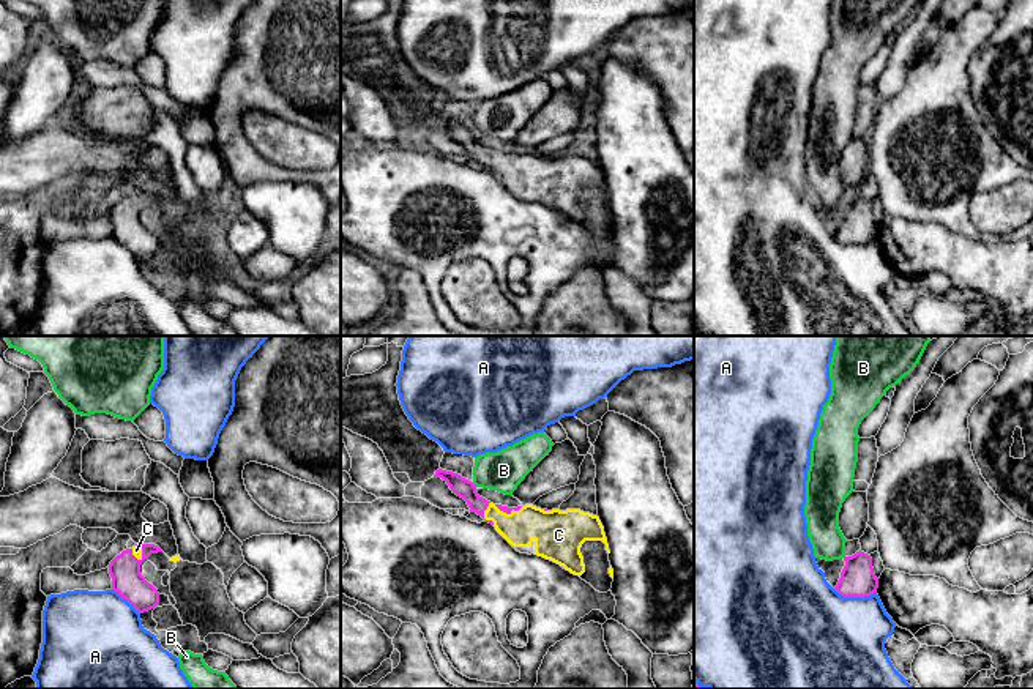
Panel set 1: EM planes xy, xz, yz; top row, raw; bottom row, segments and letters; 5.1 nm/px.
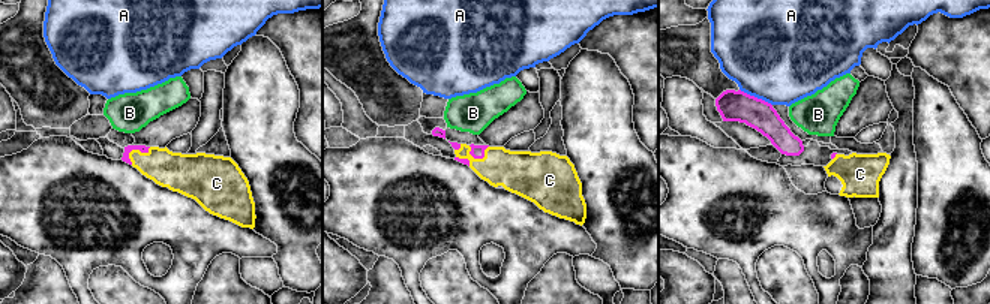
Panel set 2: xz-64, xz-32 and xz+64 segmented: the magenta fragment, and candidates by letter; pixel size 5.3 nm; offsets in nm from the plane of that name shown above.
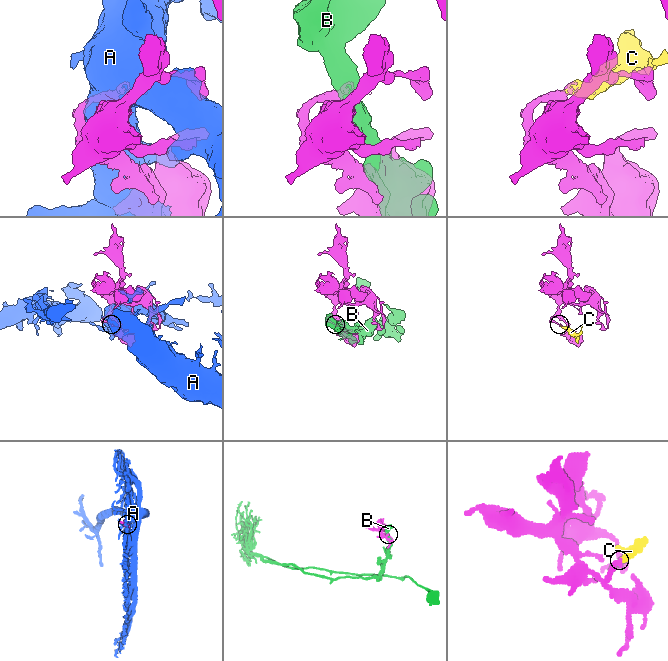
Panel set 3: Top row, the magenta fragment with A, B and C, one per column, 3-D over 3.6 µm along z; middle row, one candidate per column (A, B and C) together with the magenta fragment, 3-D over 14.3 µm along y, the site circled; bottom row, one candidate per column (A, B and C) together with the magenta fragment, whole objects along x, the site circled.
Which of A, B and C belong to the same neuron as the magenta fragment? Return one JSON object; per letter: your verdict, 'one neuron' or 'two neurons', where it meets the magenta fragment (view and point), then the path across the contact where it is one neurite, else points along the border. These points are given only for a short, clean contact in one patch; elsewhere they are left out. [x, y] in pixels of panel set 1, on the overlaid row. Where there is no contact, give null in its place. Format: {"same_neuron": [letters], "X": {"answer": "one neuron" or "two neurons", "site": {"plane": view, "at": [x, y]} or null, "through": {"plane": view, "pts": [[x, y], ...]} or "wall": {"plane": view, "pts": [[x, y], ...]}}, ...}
{"same_neuron": ["C"], "A": {"answer": "two neurons", "site": {"plane": "yz", "at": [855, 596]}}, "B": {"answer": "two neurons", "site": {"plane": "xz", "at": [473, 484]}}, "C": {"answer": "one neuron", "site": {"plane": "xz", "at": [483, 514]}}}

